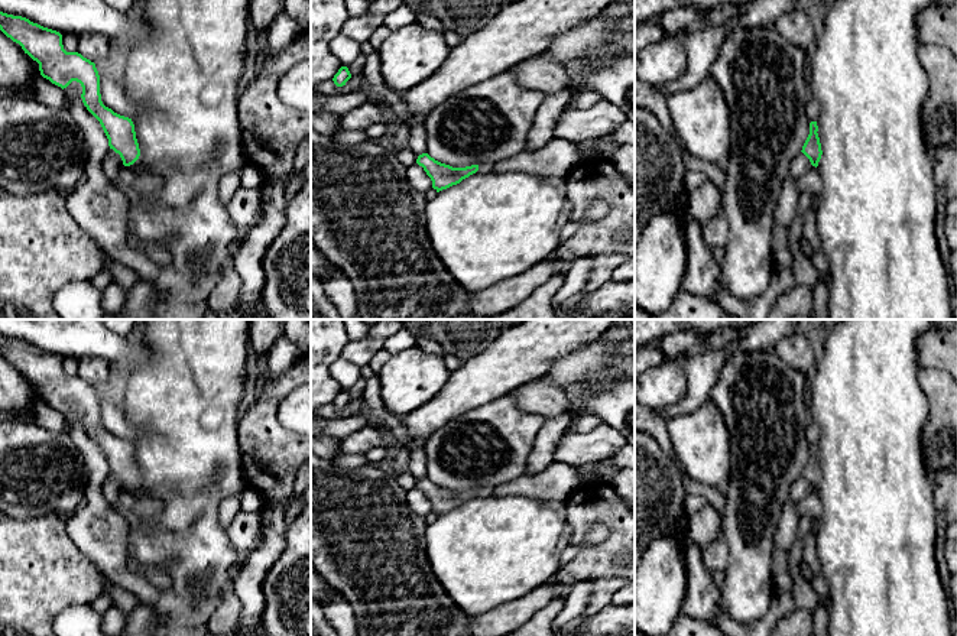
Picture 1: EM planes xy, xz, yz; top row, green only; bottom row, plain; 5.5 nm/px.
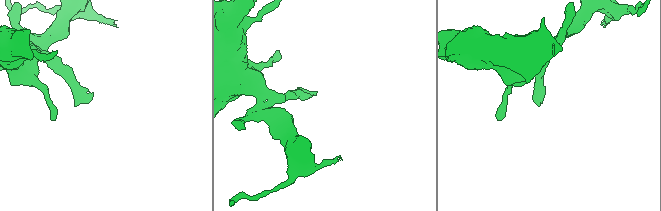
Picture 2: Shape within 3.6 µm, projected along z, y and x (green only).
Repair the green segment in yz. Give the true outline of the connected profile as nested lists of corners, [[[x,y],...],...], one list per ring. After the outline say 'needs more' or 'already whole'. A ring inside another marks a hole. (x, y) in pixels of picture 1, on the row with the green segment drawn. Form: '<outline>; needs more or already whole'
[[[817,121],[810,123],[810,134],[802,146],[802,153],[810,159],[812,166],[818,166],[818,162],[821,159],[823,150],[821,143],[818,137],[818,126]]]; already whole

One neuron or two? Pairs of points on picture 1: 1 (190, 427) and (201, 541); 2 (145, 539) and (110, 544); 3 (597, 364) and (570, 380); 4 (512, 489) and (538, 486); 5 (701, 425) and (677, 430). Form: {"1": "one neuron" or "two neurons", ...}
{"1": "one neuron", "2": "two neurons", "3": "one neuron", "4": "one neuron", "5": "one neuron"}

